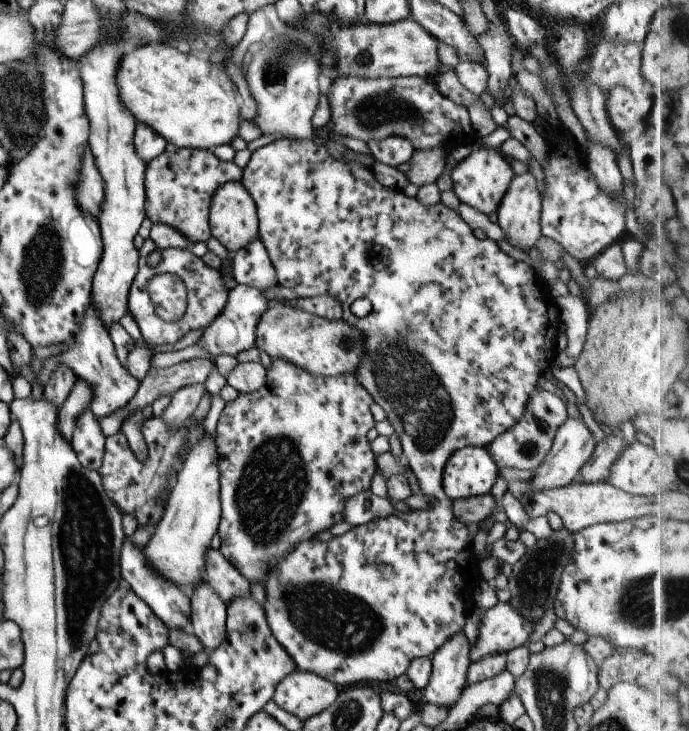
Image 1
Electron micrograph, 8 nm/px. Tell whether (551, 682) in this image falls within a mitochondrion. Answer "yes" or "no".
yes

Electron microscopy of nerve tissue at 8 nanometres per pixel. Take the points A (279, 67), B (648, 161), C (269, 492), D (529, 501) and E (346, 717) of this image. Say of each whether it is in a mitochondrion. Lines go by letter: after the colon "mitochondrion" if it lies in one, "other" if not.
A: mitochondrion
B: other
C: mitochondrion
D: other
E: mitochondrion

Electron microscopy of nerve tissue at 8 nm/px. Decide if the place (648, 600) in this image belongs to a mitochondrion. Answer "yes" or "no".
yes

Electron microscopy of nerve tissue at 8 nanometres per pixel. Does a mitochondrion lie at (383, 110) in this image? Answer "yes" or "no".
yes

